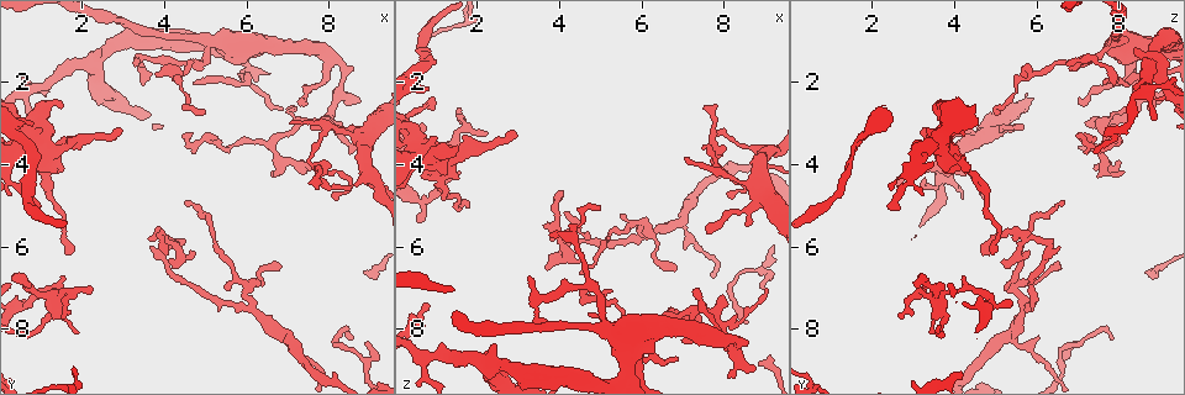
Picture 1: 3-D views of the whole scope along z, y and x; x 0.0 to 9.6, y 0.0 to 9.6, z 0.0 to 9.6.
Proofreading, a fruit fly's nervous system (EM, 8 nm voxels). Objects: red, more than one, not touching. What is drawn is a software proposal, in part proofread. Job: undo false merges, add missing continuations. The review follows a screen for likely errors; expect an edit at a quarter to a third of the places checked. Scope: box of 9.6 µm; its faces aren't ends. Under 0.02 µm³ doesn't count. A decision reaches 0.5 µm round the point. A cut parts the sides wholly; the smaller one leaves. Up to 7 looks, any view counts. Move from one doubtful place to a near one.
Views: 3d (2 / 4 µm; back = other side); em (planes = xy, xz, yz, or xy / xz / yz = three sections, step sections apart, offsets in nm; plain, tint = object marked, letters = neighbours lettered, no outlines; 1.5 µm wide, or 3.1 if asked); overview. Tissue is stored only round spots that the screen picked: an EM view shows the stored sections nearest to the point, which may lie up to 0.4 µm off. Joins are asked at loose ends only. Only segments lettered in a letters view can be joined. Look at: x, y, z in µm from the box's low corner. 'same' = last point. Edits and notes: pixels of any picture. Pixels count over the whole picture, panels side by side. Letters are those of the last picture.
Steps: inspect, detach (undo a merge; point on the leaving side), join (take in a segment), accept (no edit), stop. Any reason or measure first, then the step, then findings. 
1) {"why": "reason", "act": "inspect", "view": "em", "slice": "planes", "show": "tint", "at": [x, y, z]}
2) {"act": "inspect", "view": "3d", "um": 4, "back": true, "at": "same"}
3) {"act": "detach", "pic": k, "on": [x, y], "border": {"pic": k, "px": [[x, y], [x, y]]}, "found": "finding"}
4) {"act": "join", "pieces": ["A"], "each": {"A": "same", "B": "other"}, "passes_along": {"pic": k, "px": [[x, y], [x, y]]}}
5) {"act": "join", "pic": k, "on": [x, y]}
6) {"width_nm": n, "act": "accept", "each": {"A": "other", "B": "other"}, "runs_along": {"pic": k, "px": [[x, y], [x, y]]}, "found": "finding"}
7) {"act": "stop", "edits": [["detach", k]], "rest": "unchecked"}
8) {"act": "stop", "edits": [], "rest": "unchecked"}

{"why": "branch stops here", "act": "inspect", "view": "3d", "um": 4, "at": [6.65, 4.20, 8.10]}

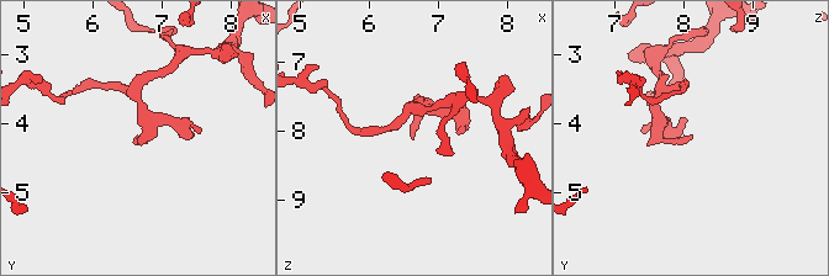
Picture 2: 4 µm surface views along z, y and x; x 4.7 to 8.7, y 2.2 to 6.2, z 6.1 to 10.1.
{"act": "inspect", "view": "em", "slice": "planes", "show": "letters", "at": [6.60, 4.20, 8.15]}

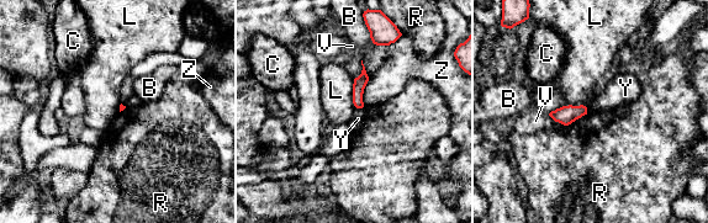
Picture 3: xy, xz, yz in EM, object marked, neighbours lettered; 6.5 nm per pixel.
{"act": "accept", "each": {"B": "other", "C": "other", "L": "other", "R": "other", "V": "other", "Y": "other", "Z": "other"}, "border": {"pic": 3, "px": [[353, 79], [353, 104], [357, 107]]}, "found": "no lettered segment goes on from it"}

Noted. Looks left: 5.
{"why": "abrupt turn", "act": "inspect", "view": "3d", "um": 4, "at": [8.05, 3.10, 4.25]}

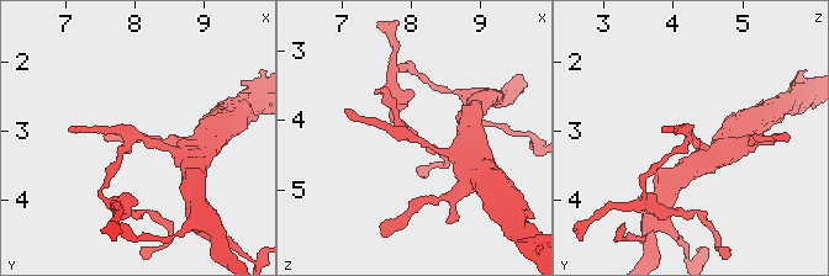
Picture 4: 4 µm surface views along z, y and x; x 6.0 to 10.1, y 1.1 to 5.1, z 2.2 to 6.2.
{"why": "shape alone is not enough", "act": "inspect", "view": "em", "slice": "xy", "step": 4, "show": "tint", "at": [8.05, 3.05, 4.25]}

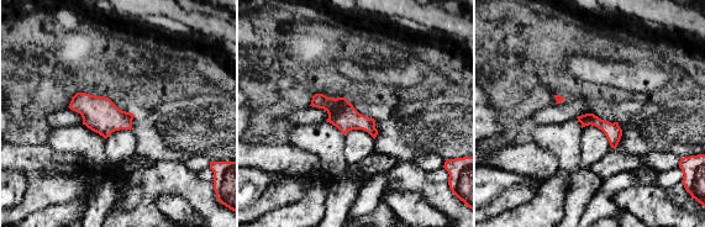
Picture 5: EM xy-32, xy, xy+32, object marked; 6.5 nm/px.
{"why": "another direction", "act": "inspect", "view": "em", "slice": "xz", "step": 8, "show": "letters", "at": "same"}

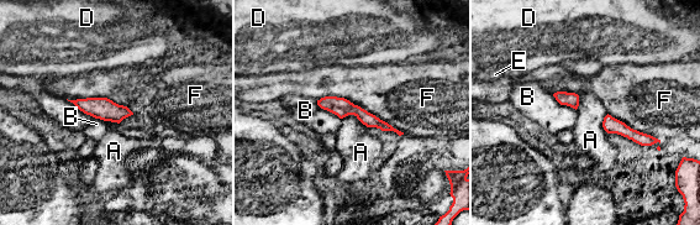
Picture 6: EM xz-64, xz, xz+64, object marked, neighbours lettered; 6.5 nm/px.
{"width_nm": 120, "act": "accept", "each": {"A": "other", "B": "other", "D": "other", "E": "other", "F": "other"}, "border": {"pic": 6, "px": [[317, 99], [346, 98], [404, 132]]}, "found": "all the same neuron"}

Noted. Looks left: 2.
{"why": "sudden change in width", "act": "inspect", "view": "3d", "um": 4, "at": [5.45, 1.05, 8.05]}

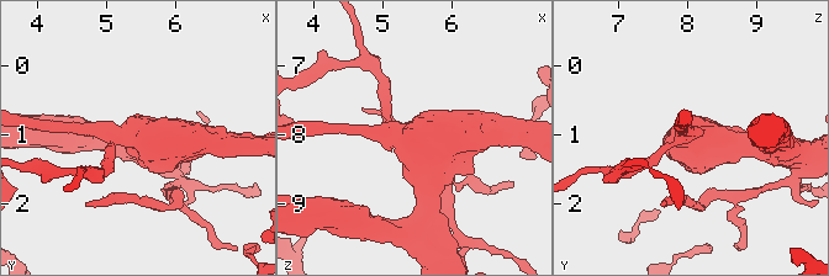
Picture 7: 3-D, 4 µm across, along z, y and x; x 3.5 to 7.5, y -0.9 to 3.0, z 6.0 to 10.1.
{"why": "now the EM", "act": "inspect", "view": "em", "slice": "planes", "show": "letters", "at": [5.40, 0.95, 8.05]}

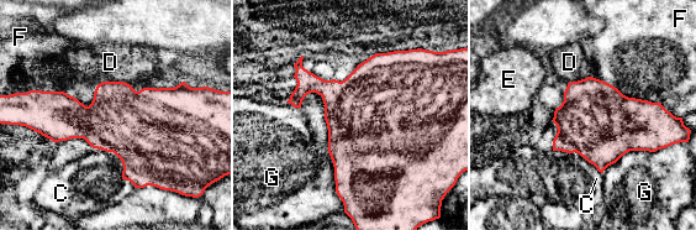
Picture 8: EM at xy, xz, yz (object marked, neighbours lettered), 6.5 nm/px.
{"width_nm": 440, "act": "accept", "each": {"C": "other", "D": "other", "E": "other", "F": "other", "G": "other"}, "border": {"pic": 8, "px": [[98, 83], [126, 82], [131, 85]]}, "found": "all the same neuron"}

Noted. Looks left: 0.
{"act": "stop", "edits": [], "rest": "unchecked"}

